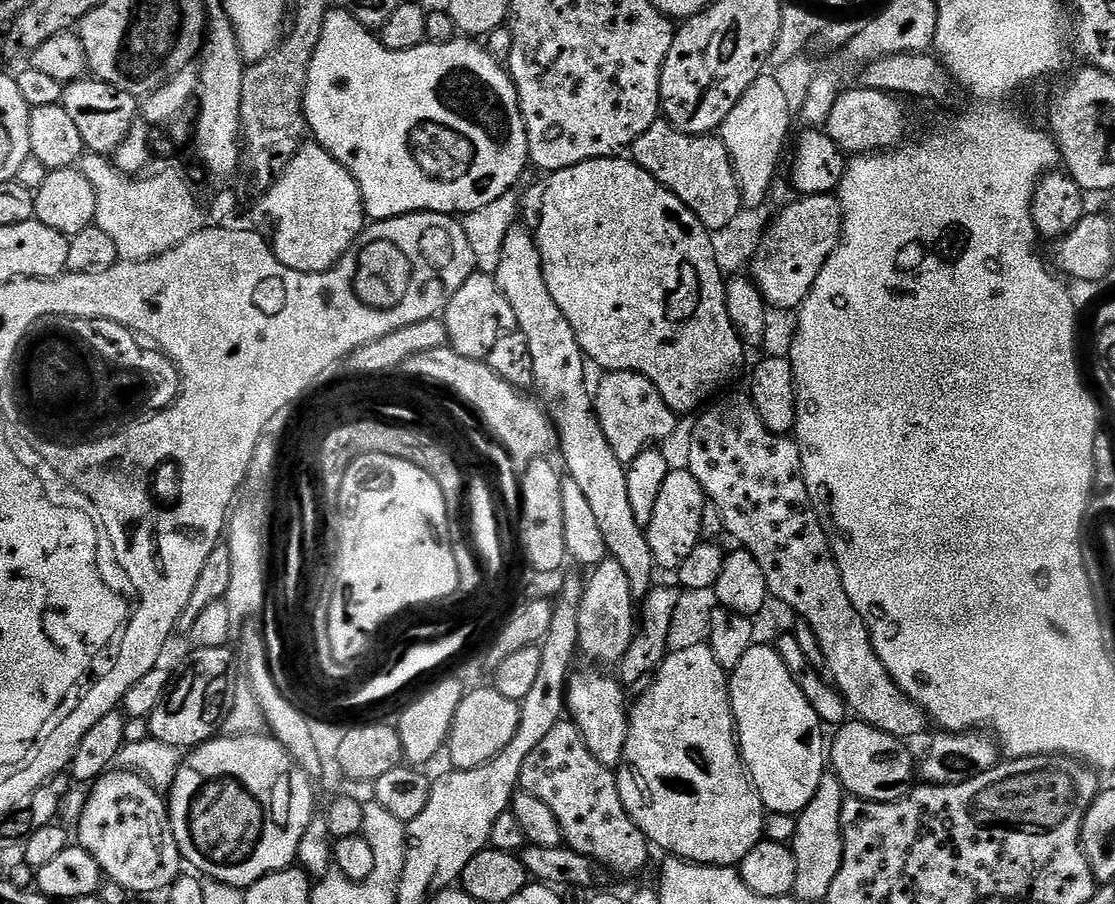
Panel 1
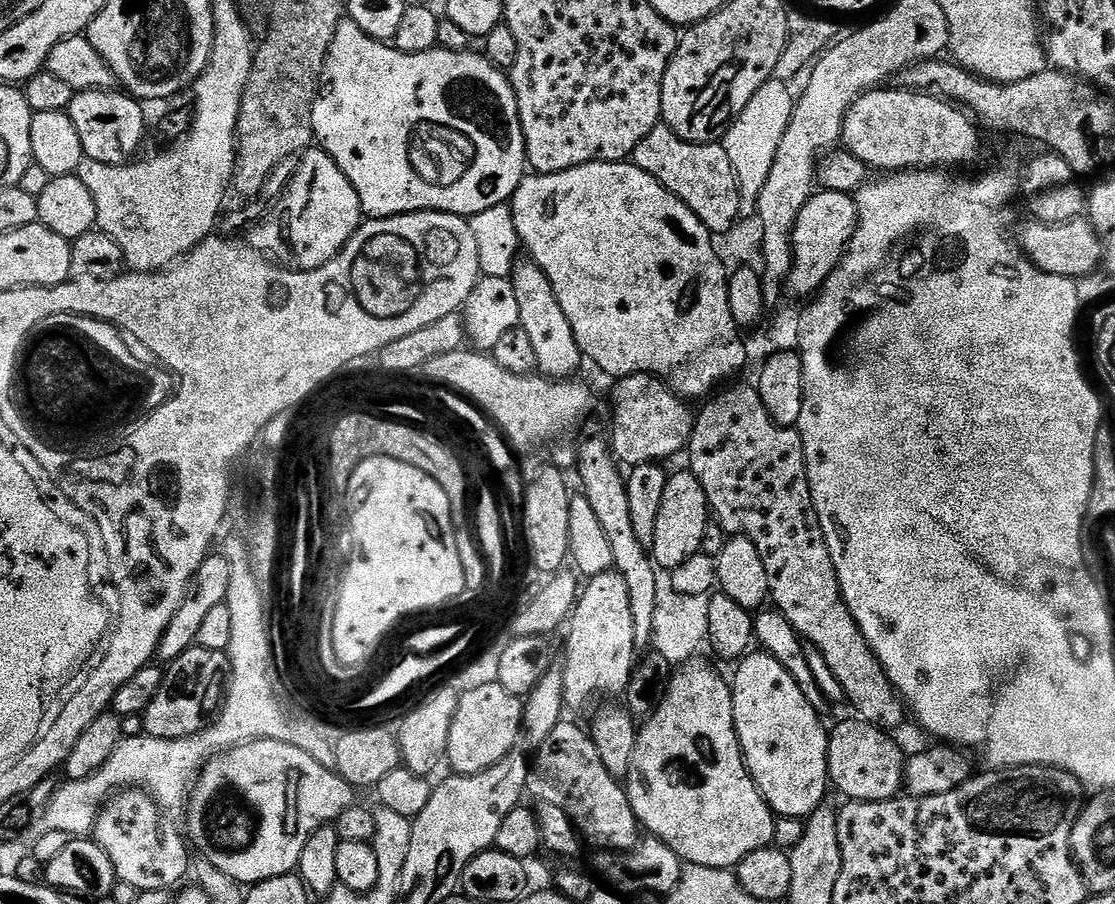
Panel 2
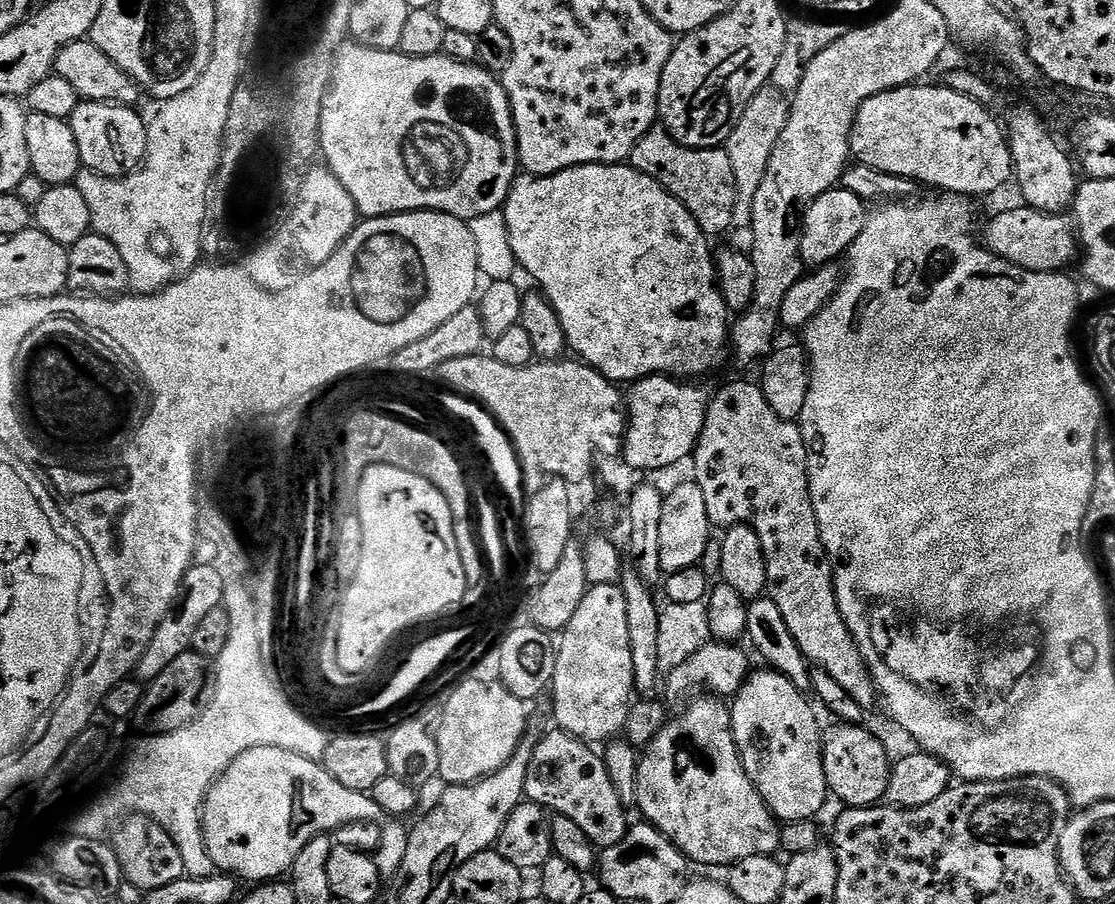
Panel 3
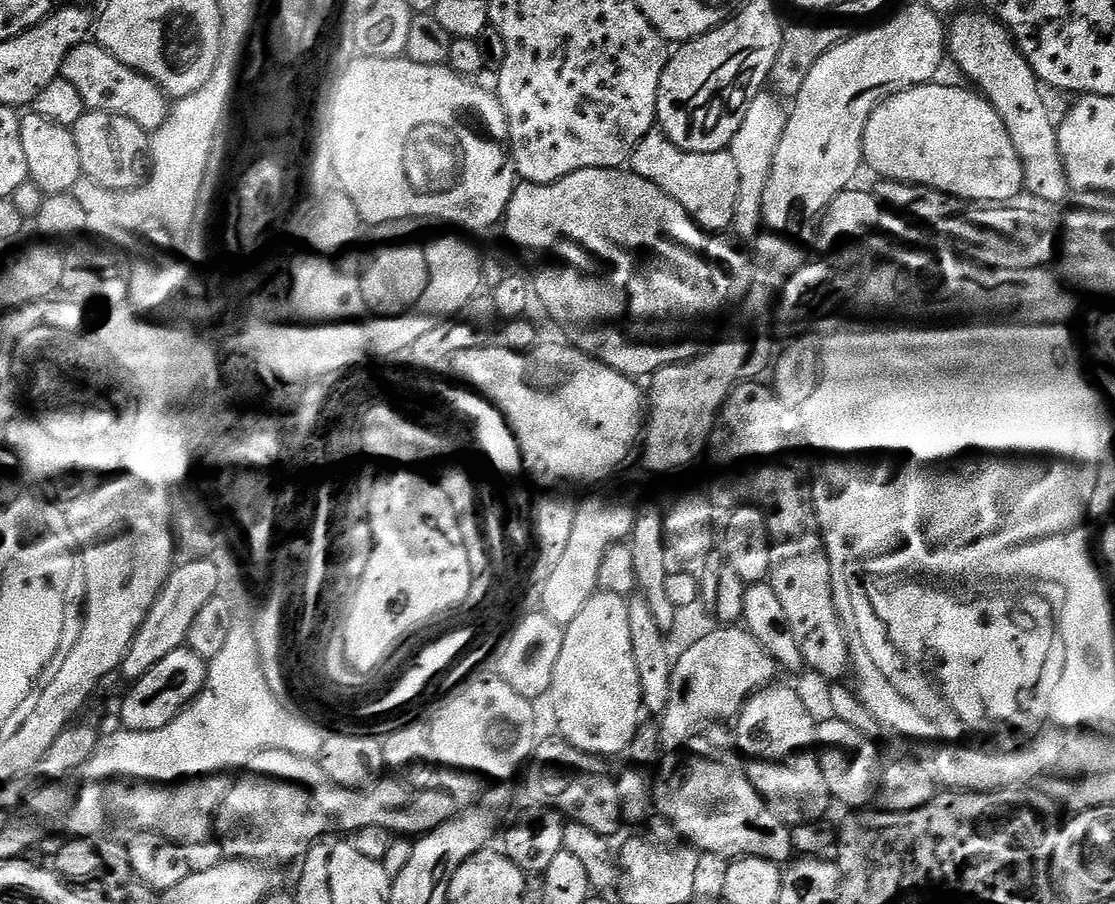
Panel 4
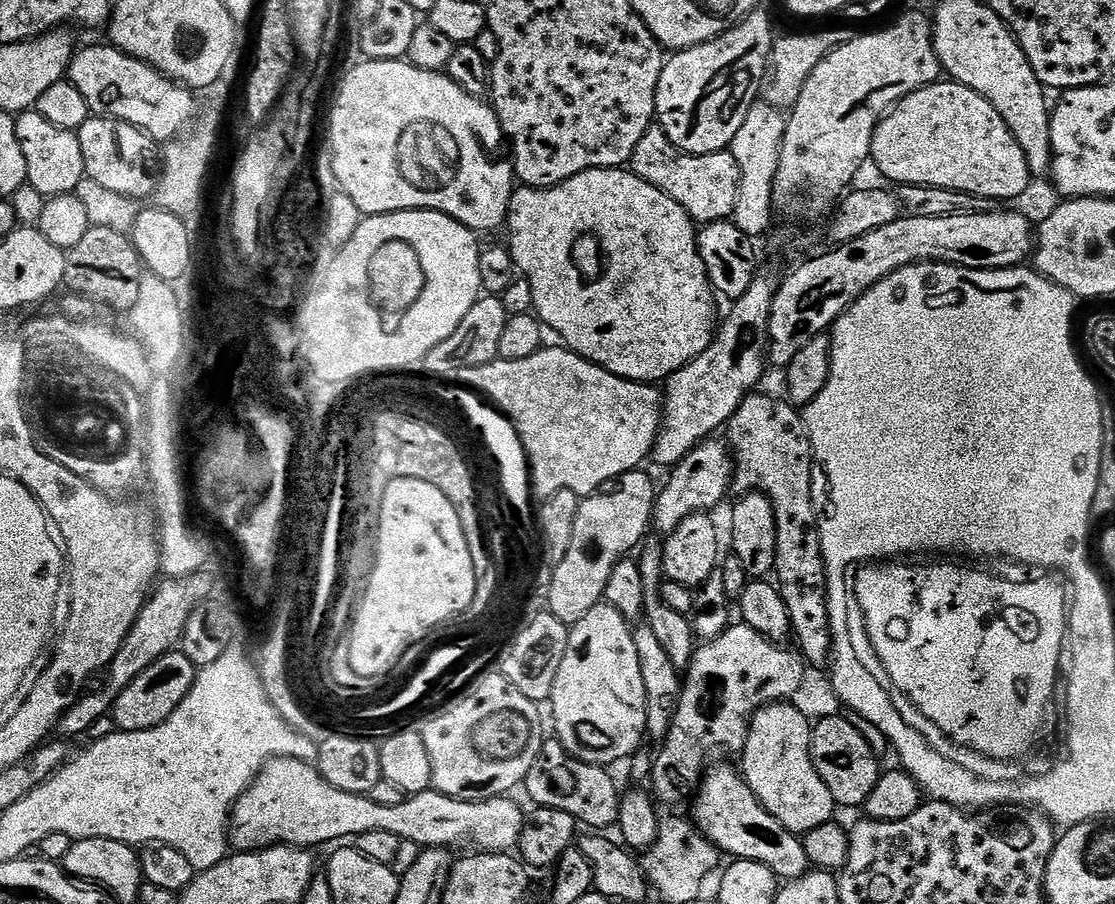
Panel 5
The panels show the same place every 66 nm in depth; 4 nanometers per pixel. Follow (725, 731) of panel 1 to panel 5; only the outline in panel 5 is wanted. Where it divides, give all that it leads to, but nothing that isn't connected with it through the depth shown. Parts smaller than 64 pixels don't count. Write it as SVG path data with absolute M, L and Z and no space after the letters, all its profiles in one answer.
M735 767L733 768L724 768L721 772L705 771L704 779L700 781L700 787L696 789L694 799L691 801L691 803L693 802L691 819L703 832L704 837L711 844L716 845L721 853L728 855L729 852L729 857L738 860L762 862L762 866L766 866L781 881L797 880L810 868L803 839L797 833L786 830L786 826L782 826L782 822L778 822L778 818L774 818L760 805L758 798L750 790L750 786L744 781L743 775Z

